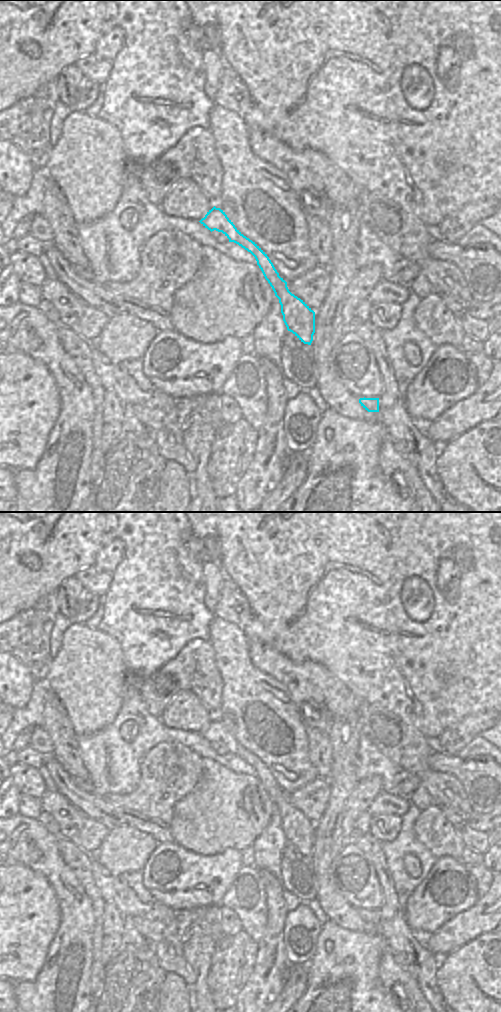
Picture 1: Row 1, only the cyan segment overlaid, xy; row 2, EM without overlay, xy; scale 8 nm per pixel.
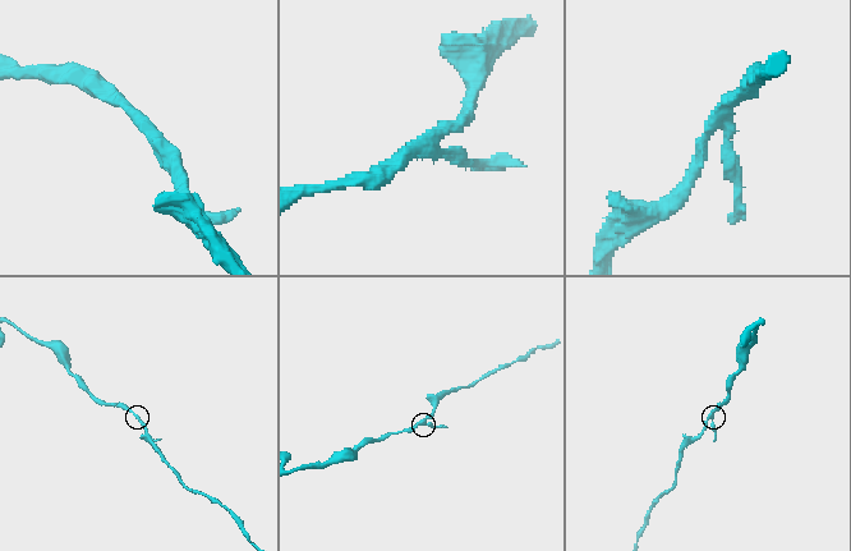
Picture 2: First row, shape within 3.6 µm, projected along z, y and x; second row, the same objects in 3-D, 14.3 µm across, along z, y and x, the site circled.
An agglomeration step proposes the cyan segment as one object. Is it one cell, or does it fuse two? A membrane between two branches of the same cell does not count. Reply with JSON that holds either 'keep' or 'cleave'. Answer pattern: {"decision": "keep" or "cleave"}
{"decision": "cleave"}

